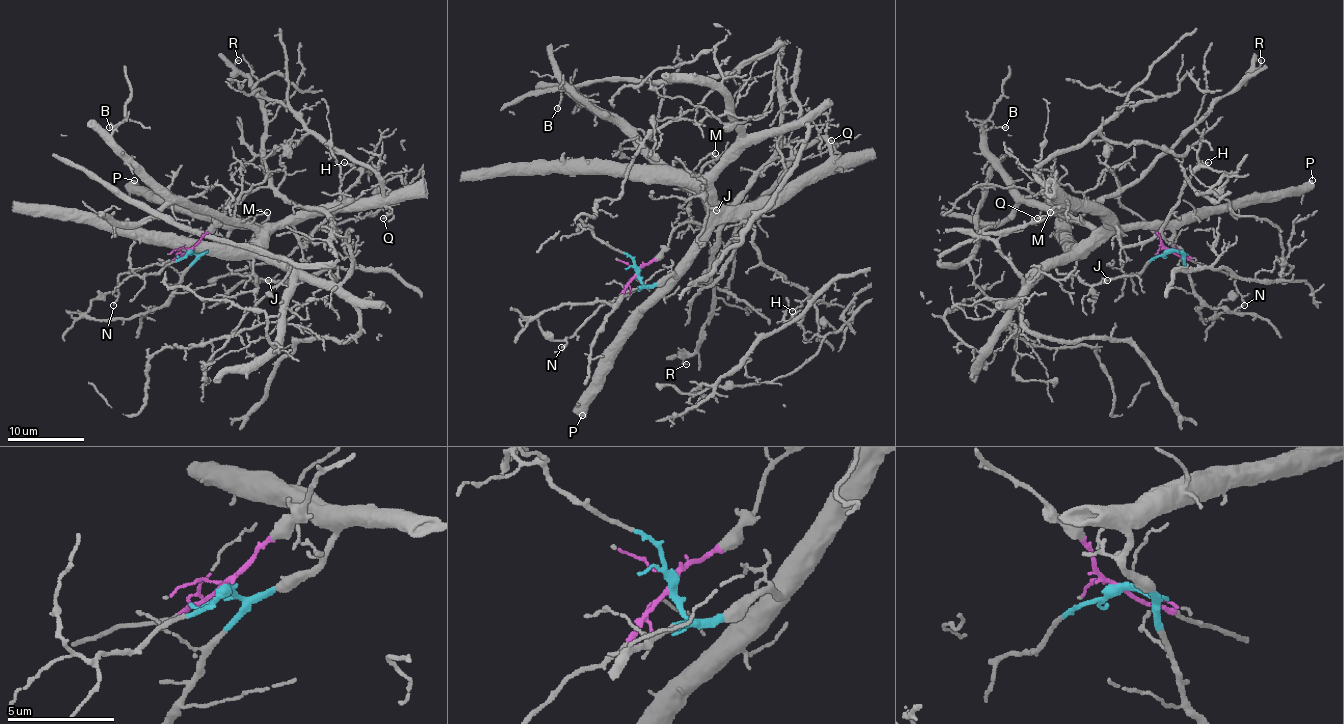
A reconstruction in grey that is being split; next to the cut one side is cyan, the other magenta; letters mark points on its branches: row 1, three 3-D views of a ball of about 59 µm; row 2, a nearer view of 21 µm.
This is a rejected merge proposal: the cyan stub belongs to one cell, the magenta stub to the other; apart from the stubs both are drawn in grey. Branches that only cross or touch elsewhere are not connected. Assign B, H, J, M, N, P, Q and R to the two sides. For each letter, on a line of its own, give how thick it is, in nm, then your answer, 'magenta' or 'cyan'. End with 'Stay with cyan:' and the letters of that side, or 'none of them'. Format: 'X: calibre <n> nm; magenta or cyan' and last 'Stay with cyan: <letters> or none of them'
B: calibre 130 nm; cyan
H: calibre 110 nm; cyan
J: calibre 150 nm; cyan
M: calibre 90 nm; cyan
N: calibre 130 nm; magenta
P: calibre 500 nm; cyan
Q: calibre 90 nm; cyan
R: calibre 110 nm; magenta
Stay with cyan: B, H, J, M, P, Q

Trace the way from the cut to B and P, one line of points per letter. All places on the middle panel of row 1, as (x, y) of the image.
B: (638, 273), (646, 286), (678, 275), (702, 230), (707, 205), (570, 91), (561, 87), (557, 109)
P: (638, 273), (646, 286), (655, 286), (671, 275), (676, 278), (642, 313), (582, 415)

